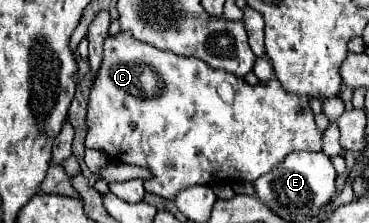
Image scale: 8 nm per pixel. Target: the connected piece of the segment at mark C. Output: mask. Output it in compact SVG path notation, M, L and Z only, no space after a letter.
M118 32L104 42L102 68L94 78L86 122L86 148L102 148L112 160L148 168L154 178L146 180L146 192L168 200L180 190L196 184L254 182L278 166L290 152L322 150L322 134L314 124L306 98L284 94L276 80L250 86L246 80L222 70L212 70L196 58L170 54L168 50L158 50L150 44L138 42L130 32Z

